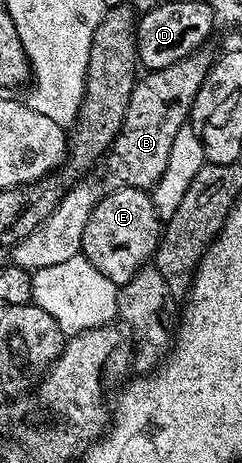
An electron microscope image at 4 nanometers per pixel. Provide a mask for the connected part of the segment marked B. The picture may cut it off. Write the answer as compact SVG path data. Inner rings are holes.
M197 52L170 64L161 70L149 70L137 81L126 108L124 127L112 141L106 155L108 174L113 187L129 186L148 190L166 172L166 160L170 160L170 148L174 148L174 136L189 121L198 88L206 80L210 58Z

